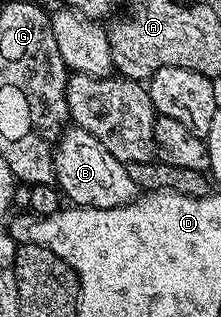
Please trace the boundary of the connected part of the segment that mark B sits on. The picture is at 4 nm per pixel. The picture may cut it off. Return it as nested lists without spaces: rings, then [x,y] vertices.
[[[78,126],[68,127],[58,141],[53,153],[53,180],[58,191],[66,199],[68,196],[72,205],[81,208],[119,208],[122,204],[130,204],[137,195],[127,165],[113,158],[100,140]]]

